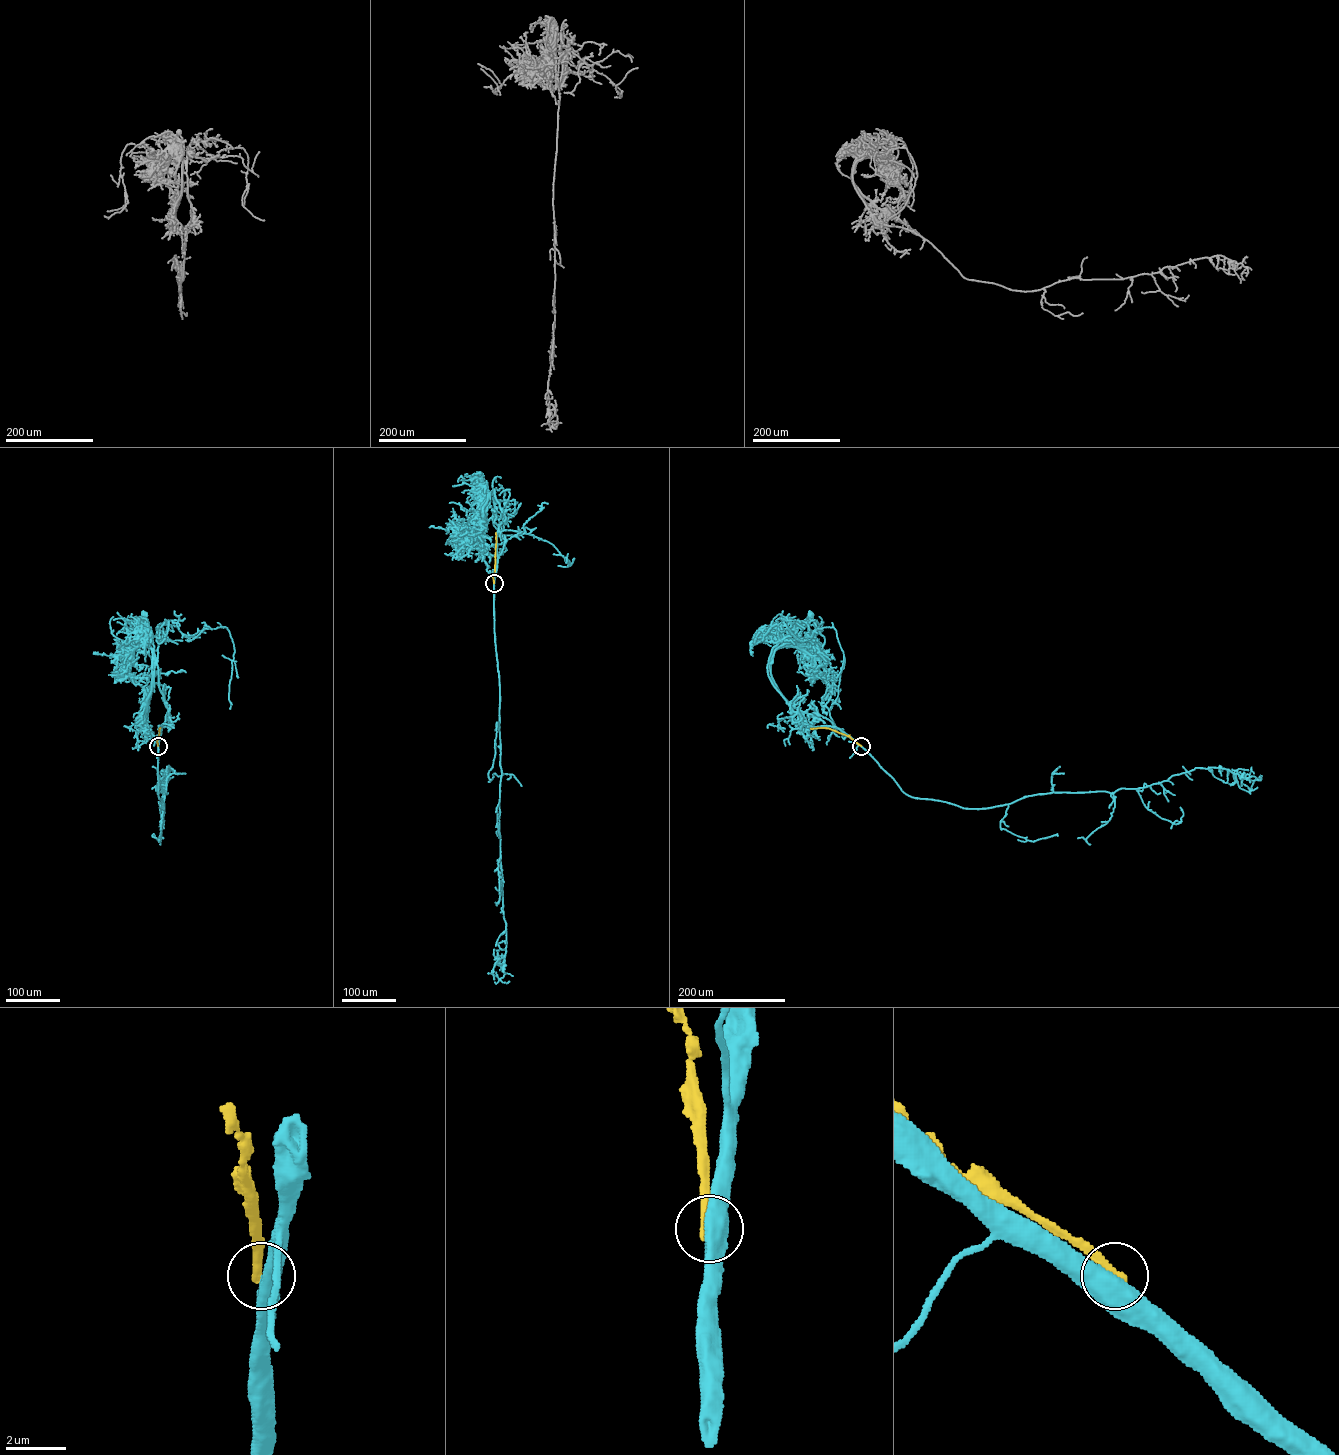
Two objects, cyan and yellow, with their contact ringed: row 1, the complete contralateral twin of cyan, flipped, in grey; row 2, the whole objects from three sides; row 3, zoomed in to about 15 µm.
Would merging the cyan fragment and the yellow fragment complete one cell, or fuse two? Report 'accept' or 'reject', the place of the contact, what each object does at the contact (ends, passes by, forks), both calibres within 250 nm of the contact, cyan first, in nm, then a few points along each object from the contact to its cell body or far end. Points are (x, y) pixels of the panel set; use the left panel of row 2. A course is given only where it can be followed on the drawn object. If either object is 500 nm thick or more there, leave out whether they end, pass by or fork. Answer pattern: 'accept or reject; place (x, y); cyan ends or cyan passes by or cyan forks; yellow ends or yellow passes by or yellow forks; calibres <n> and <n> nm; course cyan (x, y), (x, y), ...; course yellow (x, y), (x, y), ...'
reject; place (158, 746); calibres 550 and 320 nm; course cyan (158, 746), (168, 709), (159, 688), (158, 666), (147, 646), (136, 647), (133, 655), (145, 615); course yellow (158, 745), (159, 728)

